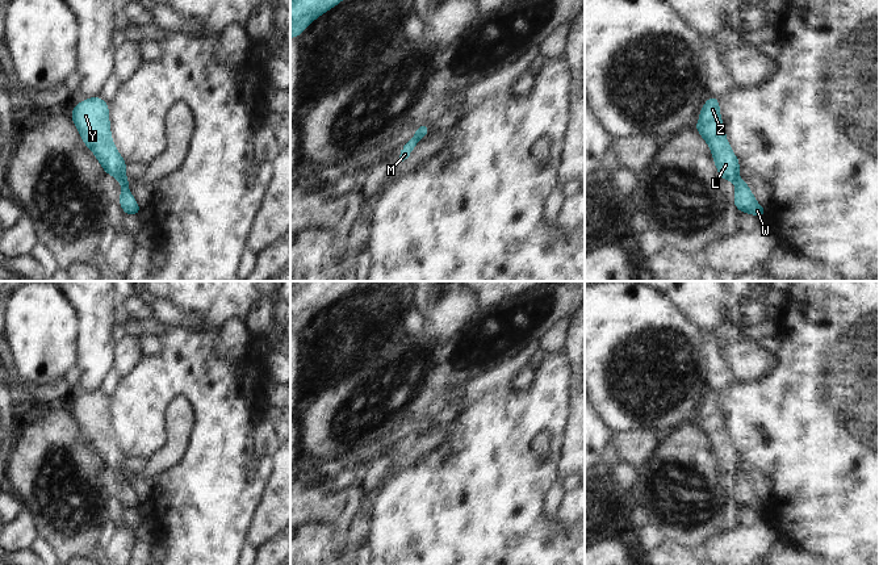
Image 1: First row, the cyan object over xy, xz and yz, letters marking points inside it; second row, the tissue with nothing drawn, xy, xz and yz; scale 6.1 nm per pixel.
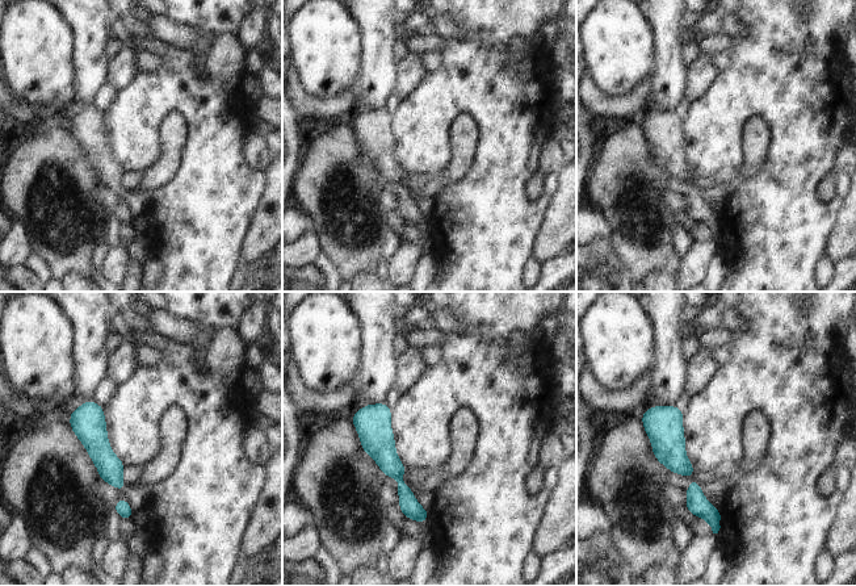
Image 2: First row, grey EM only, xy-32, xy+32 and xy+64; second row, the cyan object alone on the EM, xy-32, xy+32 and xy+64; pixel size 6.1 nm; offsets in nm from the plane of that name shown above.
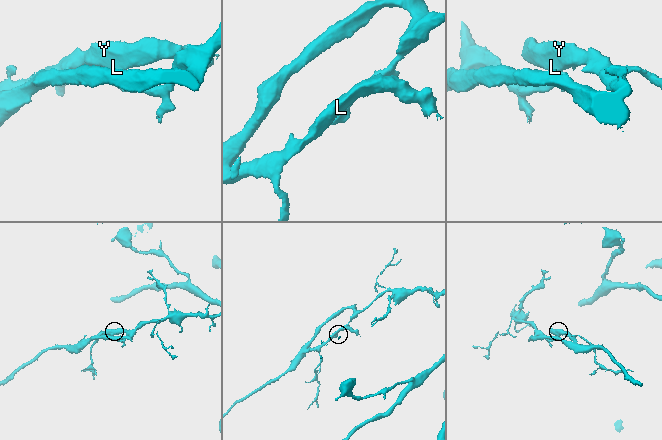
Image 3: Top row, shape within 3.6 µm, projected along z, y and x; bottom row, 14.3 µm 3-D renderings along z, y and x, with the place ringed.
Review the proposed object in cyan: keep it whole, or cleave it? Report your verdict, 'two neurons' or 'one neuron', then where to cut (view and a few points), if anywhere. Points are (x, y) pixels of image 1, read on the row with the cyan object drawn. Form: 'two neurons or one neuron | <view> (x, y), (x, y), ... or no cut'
two neurons | xy (118, 180), (126, 187)

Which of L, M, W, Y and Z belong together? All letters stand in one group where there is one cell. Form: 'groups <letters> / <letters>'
groups L Y Z / M W

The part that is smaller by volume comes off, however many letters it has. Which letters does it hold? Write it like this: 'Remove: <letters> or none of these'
Remove: L, Y, Z

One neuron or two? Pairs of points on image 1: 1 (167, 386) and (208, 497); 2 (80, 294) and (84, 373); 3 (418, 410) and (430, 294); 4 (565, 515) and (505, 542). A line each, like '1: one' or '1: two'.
1: one
2: one
3: two
4: two

